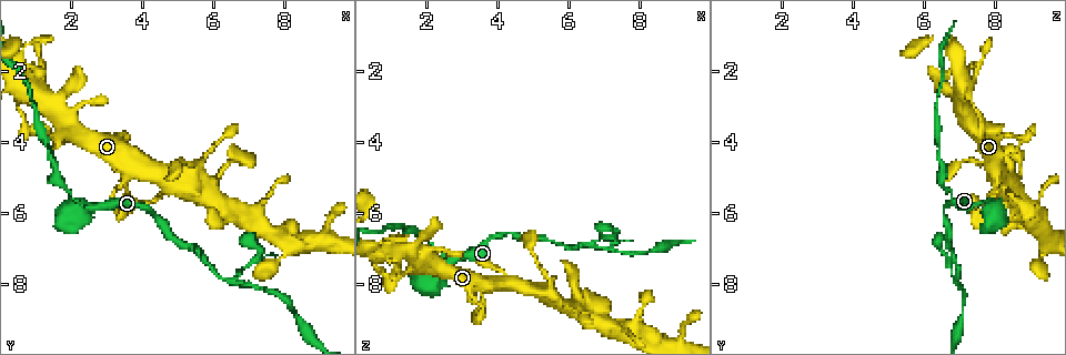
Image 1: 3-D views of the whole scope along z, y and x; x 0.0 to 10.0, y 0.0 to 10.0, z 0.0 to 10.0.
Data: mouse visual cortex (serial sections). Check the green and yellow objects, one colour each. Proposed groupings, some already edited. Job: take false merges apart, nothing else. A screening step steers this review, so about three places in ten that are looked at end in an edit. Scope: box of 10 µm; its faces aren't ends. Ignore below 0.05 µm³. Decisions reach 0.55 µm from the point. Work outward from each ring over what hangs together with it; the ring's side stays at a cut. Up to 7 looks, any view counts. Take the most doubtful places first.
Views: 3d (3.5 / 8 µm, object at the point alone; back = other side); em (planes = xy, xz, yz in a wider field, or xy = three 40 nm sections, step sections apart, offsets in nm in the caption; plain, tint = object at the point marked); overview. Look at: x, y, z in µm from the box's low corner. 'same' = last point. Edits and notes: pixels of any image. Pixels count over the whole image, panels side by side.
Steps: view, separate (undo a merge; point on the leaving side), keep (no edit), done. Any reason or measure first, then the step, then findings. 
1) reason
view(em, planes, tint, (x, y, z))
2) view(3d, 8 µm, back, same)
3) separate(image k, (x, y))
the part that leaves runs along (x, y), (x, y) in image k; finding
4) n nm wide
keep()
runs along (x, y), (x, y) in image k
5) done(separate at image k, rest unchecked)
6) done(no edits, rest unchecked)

narrows sharply
view(3d, 3.5 µm, (4.35, 6.10, 6.65))

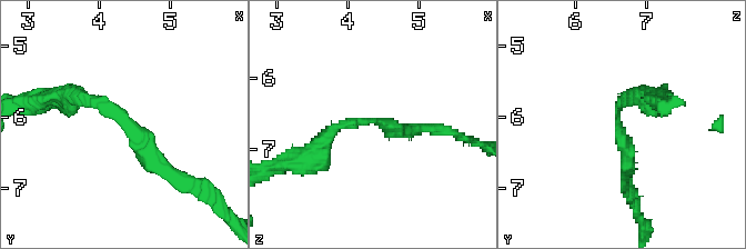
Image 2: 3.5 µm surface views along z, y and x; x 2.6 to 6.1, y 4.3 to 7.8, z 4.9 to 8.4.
need the tissue
view(em, xy, step 2, tint, (4.35, 6.10, 6.65))

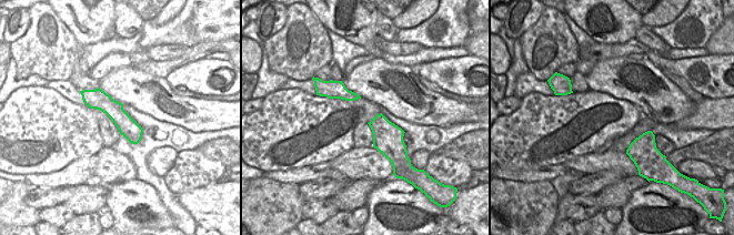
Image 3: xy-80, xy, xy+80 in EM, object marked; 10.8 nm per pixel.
240 nm wide
keep()
runs along (72, 98), (107, 105), (174, 177) in image 2; all the same cell

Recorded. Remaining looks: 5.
three-way junction
view(3d, 8 µm, (6.60, 7.95, 6.85))

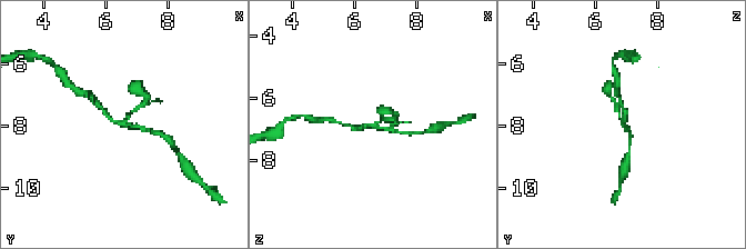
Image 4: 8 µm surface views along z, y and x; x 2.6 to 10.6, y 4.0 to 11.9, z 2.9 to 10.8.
closer look
view(3d, 3.5 µm, same)

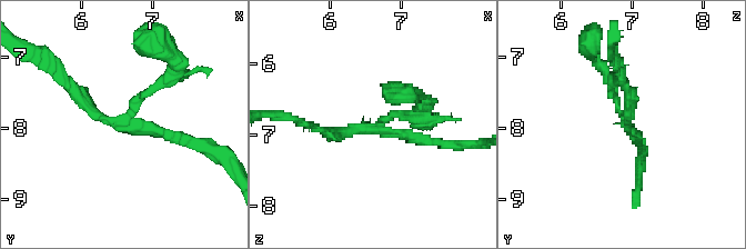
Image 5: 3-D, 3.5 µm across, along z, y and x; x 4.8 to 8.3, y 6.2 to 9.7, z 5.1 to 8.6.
3 arms; arms of 150, 150, 150 nm; need the tissue
view(em, xy, step 3, tint, (6.50, 7.90, 6.90))

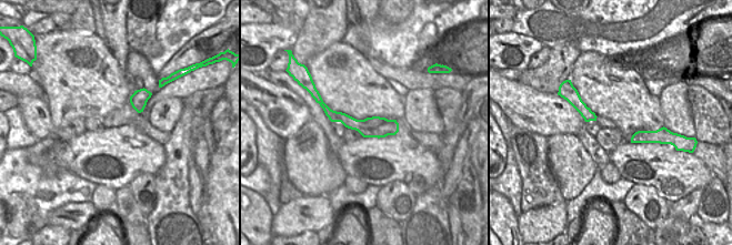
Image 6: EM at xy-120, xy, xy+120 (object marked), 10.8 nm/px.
separate(image 5, (152, 89))
the part that leaves runs along (128, 113), (175, 72), (151, 38) in image 5; a second cell is stuck on

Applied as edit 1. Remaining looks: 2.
done(separate at image 5, rest unchecked)

